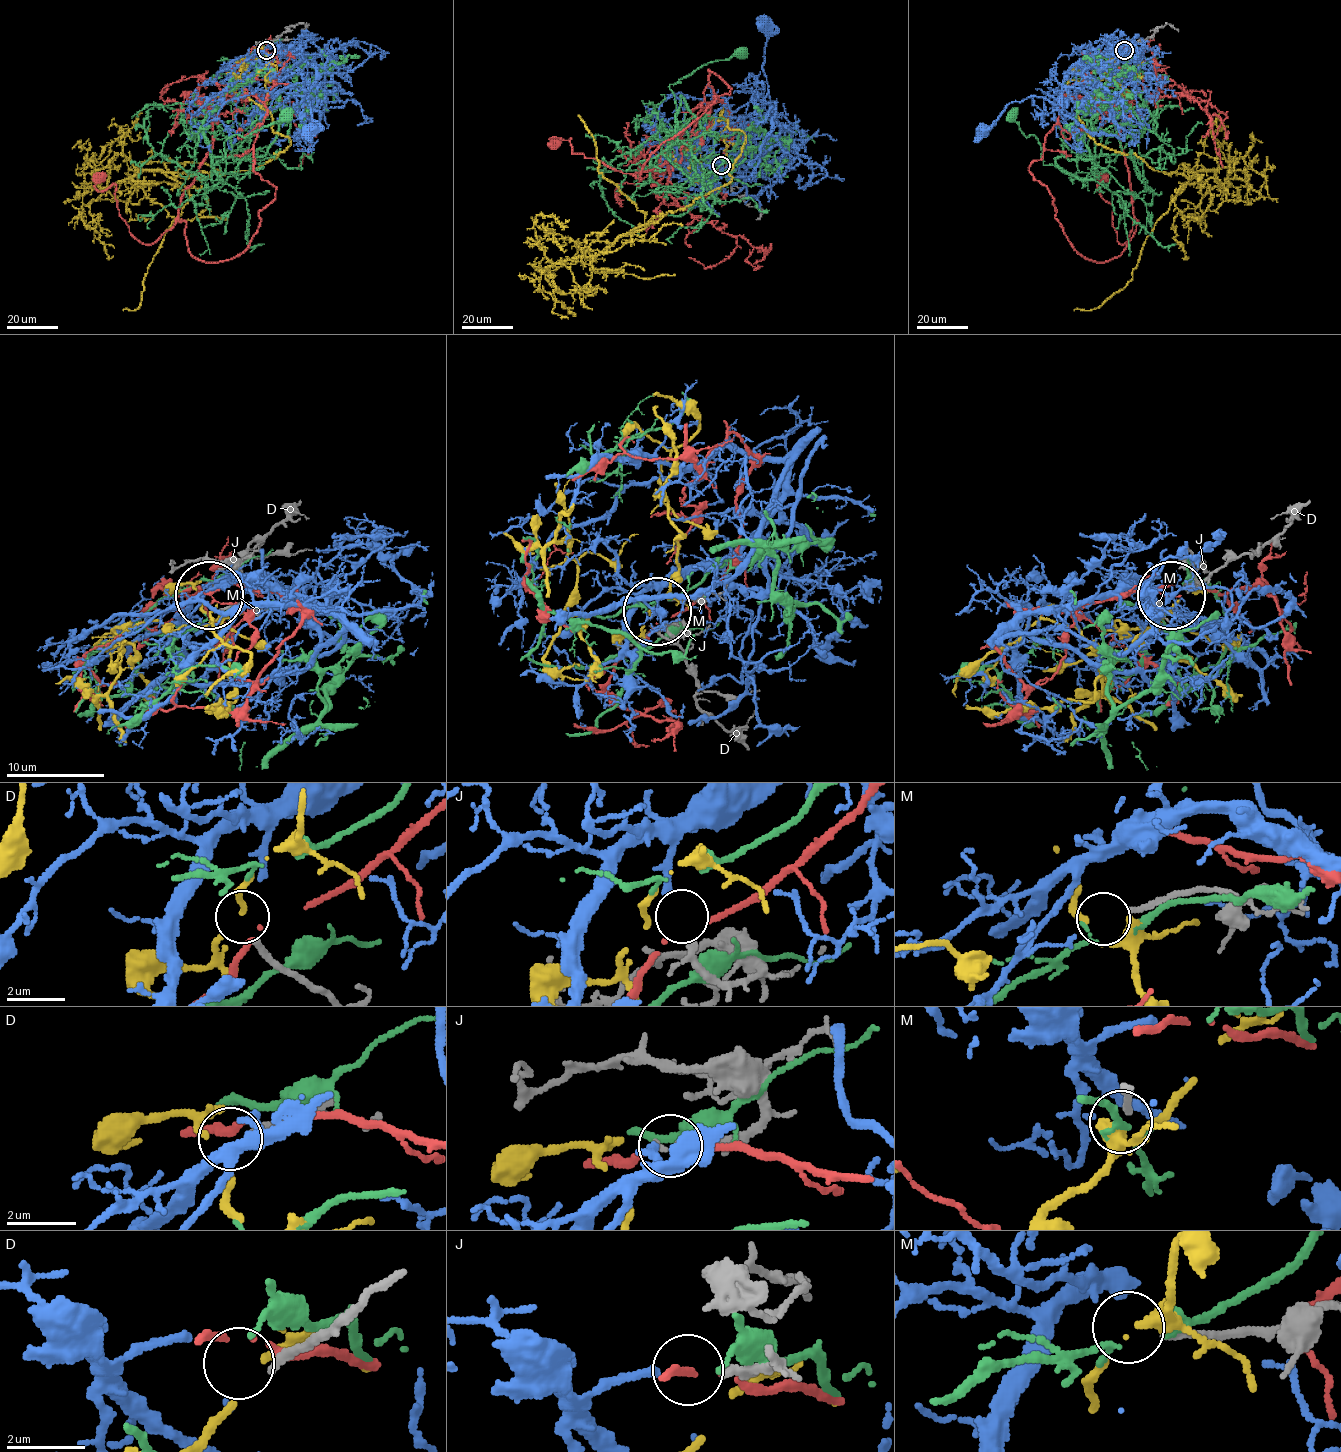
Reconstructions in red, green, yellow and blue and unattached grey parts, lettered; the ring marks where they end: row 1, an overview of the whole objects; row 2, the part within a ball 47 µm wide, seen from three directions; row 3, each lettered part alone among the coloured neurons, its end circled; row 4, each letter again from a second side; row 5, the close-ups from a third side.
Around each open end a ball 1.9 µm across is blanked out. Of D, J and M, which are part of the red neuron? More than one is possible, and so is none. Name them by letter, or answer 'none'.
none

